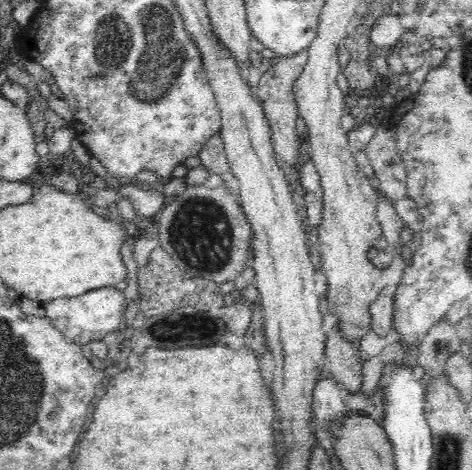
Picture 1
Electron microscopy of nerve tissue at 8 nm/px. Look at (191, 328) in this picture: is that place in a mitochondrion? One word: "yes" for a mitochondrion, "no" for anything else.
yes

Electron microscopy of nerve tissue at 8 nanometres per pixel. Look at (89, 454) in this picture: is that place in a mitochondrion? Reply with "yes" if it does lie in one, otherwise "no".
no

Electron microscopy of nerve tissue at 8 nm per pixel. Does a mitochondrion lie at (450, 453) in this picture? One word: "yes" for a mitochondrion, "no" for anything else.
yes

